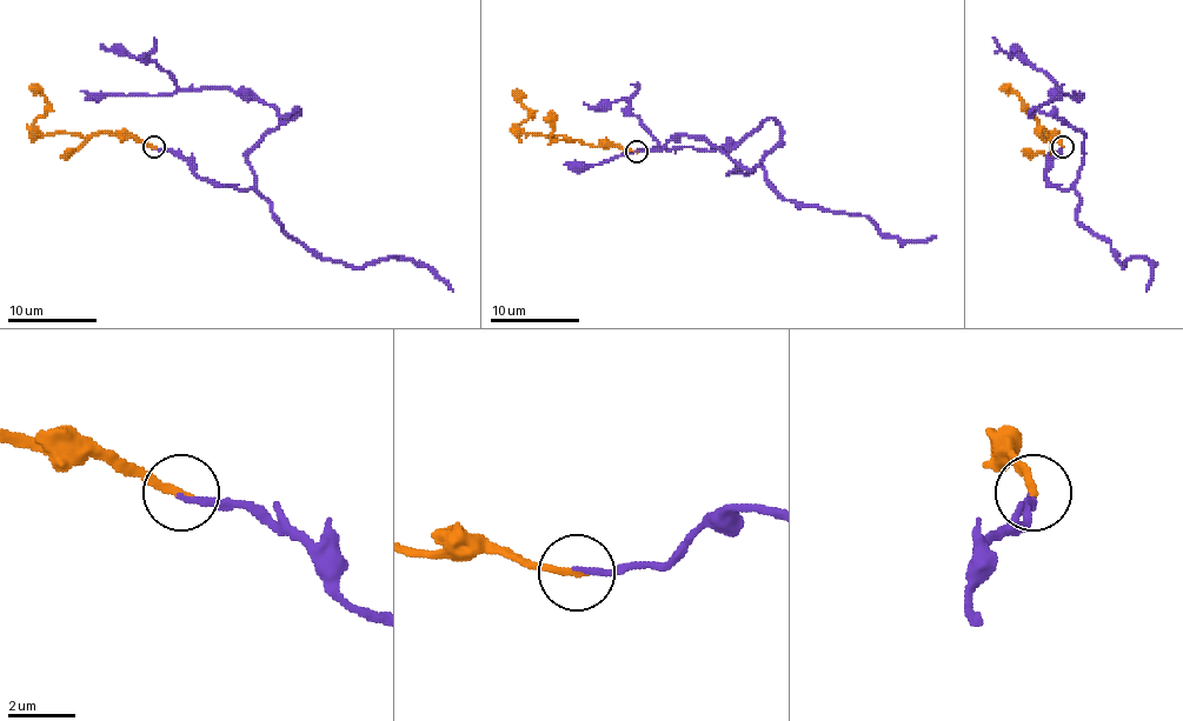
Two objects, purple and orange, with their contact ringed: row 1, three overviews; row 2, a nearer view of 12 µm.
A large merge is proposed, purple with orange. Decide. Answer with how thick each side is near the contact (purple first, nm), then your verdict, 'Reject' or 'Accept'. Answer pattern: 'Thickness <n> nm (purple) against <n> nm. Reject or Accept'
Thickness 170 nm (purple) against 220 nm. Accept

